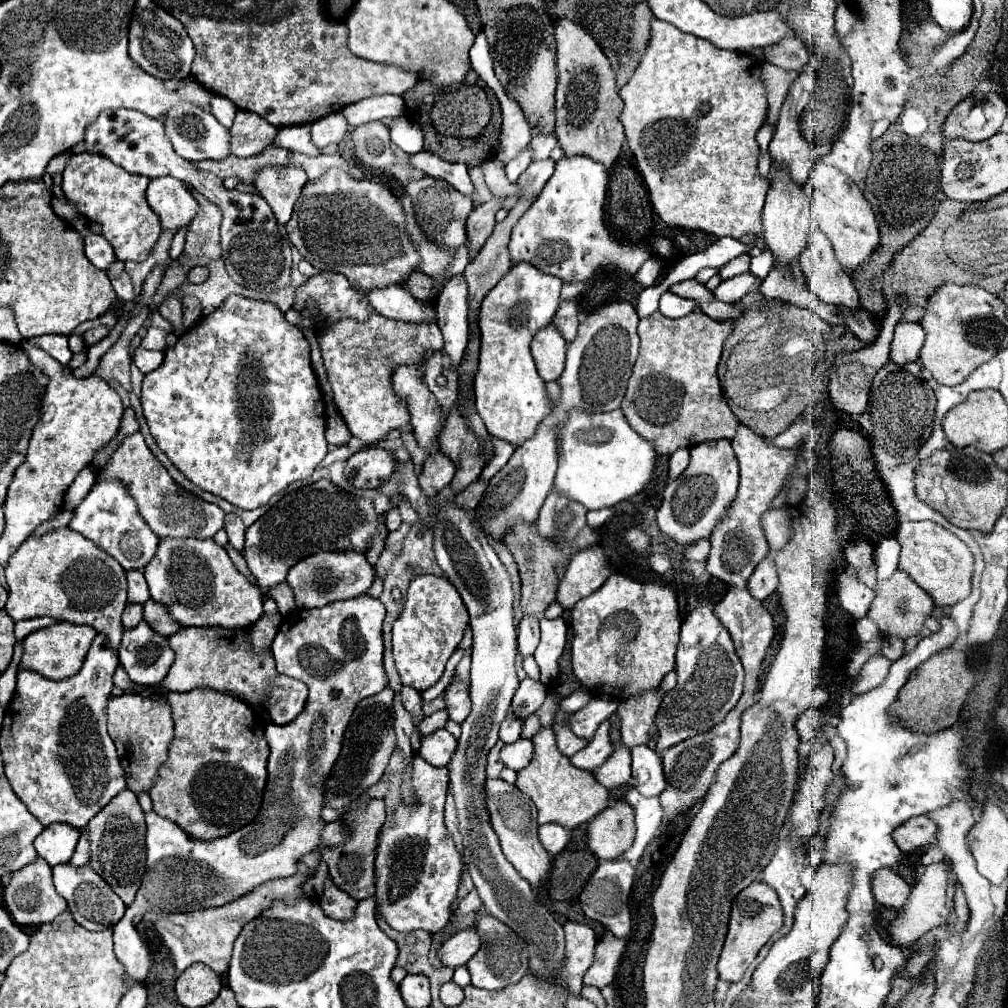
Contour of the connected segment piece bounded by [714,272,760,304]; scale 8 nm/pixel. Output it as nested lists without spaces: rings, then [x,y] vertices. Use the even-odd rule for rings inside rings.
[[[750,272],[746,274],[740,274],[740,276],[734,276],[730,280],[724,280],[716,290],[714,290],[714,298],[720,300],[720,302],[736,302],[740,300],[754,284],[758,284],[760,280],[754,278]]]

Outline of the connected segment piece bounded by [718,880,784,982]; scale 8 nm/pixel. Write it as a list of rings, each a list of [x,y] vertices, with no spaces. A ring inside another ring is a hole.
[[[752,882],[748,888],[744,888],[732,902],[732,912],[730,912],[730,924],[728,924],[728,934],[726,942],[718,960],[718,974],[726,982],[738,982],[750,962],[756,958],[758,950],[768,942],[768,938],[780,930],[784,922],[782,916],[782,906],[778,902],[776,890],[768,886],[766,882]]]

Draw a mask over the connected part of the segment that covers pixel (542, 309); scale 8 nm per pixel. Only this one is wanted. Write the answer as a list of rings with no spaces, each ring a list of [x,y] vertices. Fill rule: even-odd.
[[[520,262],[512,266],[510,272],[482,300],[480,312],[482,346],[480,346],[480,366],[476,374],[476,406],[488,432],[498,440],[510,442],[514,448],[520,448],[528,438],[532,438],[538,428],[538,422],[548,418],[554,410],[554,404],[548,400],[544,380],[538,376],[534,360],[530,356],[530,342],[540,328],[552,322],[560,304],[560,288],[562,282],[558,278],[542,274],[534,266]]]

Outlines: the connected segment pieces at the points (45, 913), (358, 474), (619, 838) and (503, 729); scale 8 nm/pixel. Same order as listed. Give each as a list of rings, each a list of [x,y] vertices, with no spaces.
[[[36,858],[34,862],[30,862],[28,866],[24,866],[22,870],[12,874],[12,880],[10,880],[10,884],[6,886],[6,892],[4,892],[4,902],[6,902],[10,916],[20,926],[50,924],[58,914],[68,910],[66,900],[56,892],[54,884],[52,884],[52,868],[42,858]]]
[[[372,446],[356,452],[346,460],[344,474],[356,488],[378,488],[388,482],[394,472],[394,458],[390,452]]]
[[[624,800],[604,808],[586,826],[588,846],[600,860],[614,860],[624,854],[632,846],[634,834],[634,808]]]
[[[508,716],[502,724],[500,724],[500,740],[504,744],[512,744],[520,738],[520,728],[522,728],[522,720],[514,718],[514,716]]]

